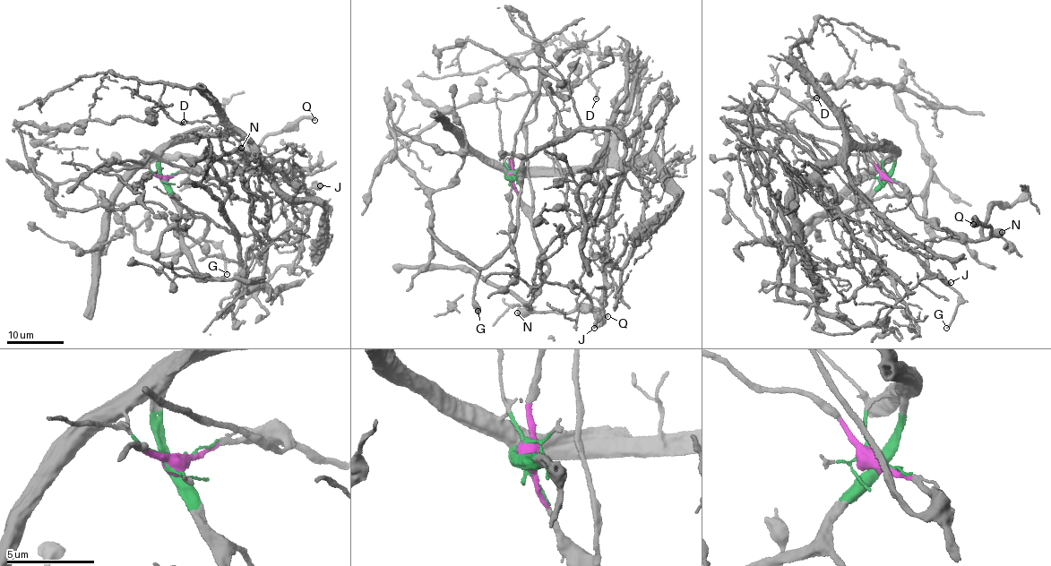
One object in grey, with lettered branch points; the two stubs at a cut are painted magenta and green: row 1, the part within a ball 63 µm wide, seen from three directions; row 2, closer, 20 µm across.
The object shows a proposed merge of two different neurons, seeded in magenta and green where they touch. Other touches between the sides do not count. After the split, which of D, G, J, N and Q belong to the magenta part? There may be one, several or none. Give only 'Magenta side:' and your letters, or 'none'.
Magenta side: N, Q

